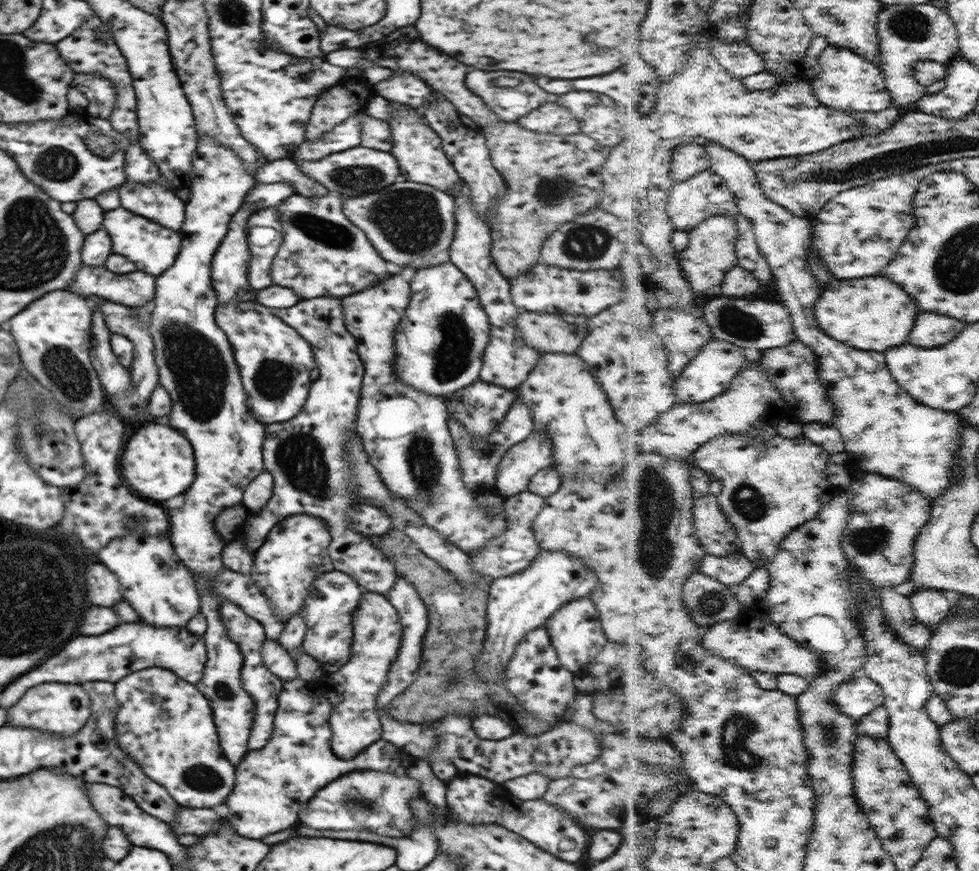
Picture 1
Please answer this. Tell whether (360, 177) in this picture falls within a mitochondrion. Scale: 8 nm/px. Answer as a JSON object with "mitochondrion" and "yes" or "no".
{"mitochondrion":"yes"}

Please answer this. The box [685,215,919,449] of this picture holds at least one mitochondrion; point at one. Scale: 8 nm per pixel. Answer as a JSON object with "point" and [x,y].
{"point":[730,321]}

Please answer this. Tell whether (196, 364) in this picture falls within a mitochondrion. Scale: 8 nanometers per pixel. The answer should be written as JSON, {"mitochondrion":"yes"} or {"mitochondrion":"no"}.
{"mitochondrion":"yes"}

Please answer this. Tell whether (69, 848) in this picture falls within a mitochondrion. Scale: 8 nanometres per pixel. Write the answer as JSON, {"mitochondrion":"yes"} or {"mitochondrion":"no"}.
{"mitochondrion":"yes"}

